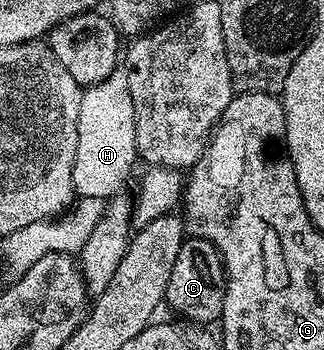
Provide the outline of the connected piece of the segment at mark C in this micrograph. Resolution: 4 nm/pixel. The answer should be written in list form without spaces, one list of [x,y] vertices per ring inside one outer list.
[[[186,238],[179,249],[179,257],[175,257],[175,266],[171,268],[164,302],[170,303],[183,318],[190,319],[190,324],[213,325],[223,313],[224,296],[225,262],[221,260],[219,249],[215,249],[215,245],[206,239]]]

